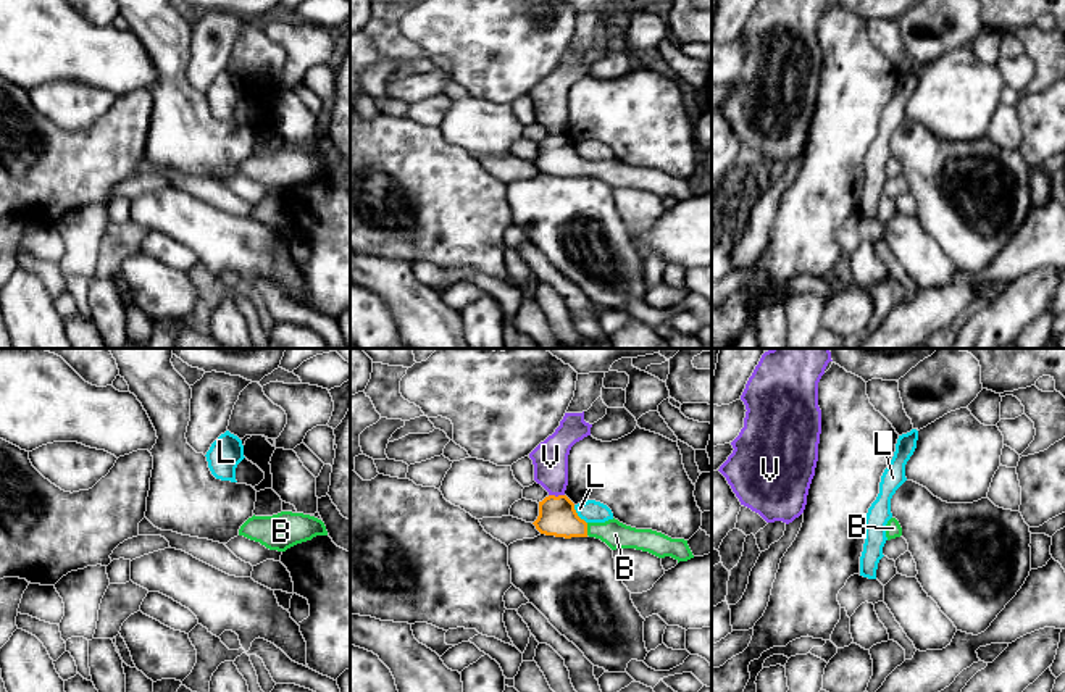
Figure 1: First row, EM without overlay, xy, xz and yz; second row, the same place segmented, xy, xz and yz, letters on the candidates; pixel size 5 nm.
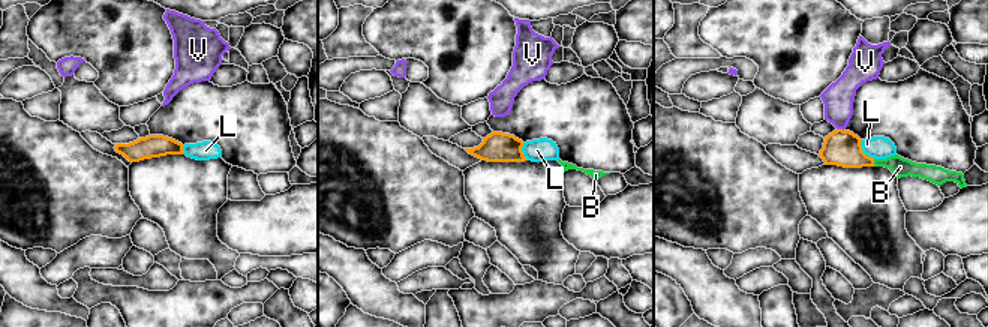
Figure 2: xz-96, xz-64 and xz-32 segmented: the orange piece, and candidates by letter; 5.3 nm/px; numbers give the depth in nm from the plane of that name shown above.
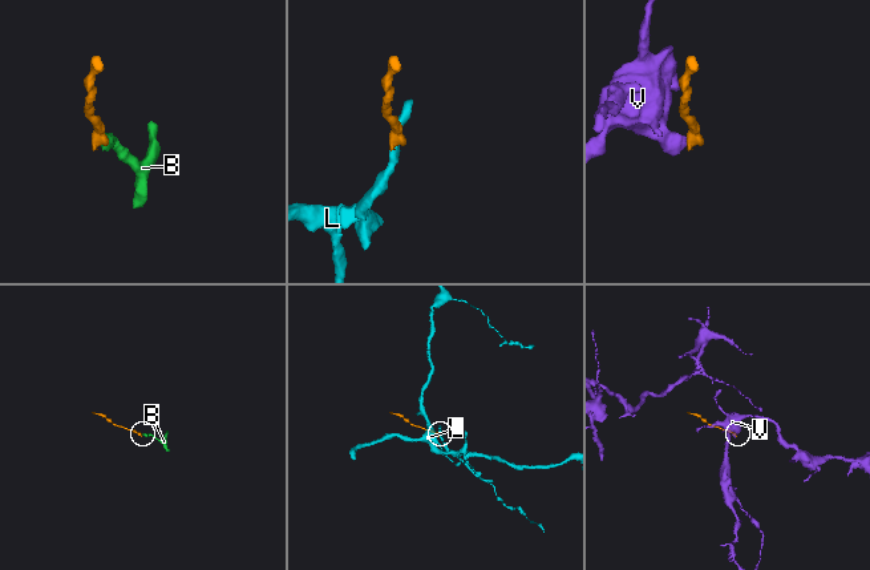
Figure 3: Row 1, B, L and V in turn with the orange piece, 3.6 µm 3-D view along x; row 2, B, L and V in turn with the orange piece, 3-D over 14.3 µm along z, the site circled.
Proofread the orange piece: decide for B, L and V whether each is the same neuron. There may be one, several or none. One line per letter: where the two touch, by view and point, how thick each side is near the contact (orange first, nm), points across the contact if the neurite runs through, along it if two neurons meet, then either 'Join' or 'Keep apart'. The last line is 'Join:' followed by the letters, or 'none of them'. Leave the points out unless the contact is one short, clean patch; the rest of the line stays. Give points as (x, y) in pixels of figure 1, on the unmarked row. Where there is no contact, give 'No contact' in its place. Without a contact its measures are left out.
B: Touches orange at xz (586, 168). Thickness 190 nm (orange) against 140 nm. Path across: xz (557, 155), (568, 163), (586, 168), (615, 173). Join
L: Touches orange at xz (576, 154). Thickness 190 nm (orange) against 110 nm. Boundary: xz (573, 144), (575, 150), (586, 162). Keep apart
V: Touches orange at xz (559, 134). Thickness 190 nm (orange) against 180 nm. Boundary: xz (549, 133), (563, 134). Keep apart
Join: B

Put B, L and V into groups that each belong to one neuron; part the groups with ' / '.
B / L / V

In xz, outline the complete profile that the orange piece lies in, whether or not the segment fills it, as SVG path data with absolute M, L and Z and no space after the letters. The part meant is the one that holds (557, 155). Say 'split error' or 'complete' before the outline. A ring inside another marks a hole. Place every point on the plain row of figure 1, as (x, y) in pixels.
split error | M549 134L539 140L539 155L532 163L545 174L595 176L612 189L636 187L658 197L671 195L678 202L694 197L684 177L671 177L652 168L636 168L615 156L605 161L586 161L578 155L574 142L566 134Z

